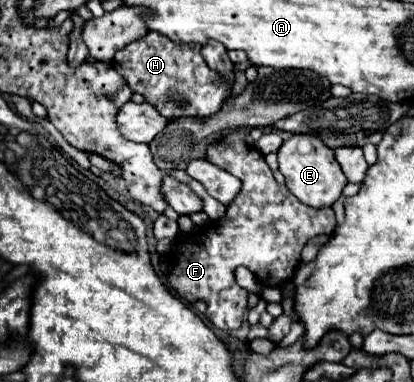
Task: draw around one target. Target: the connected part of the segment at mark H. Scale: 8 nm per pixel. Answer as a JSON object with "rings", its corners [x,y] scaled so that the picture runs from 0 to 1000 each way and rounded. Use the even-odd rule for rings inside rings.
{"rings":[[[355,86],[341,107],[326,107],[292,128],[268,175],[302,207],[321,243],[350,254],[394,306],[510,306],[519,301],[539,264],[558,254],[558,223],[514,181],[500,175],[486,149],[481,118],[432,118],[389,86]]]}

